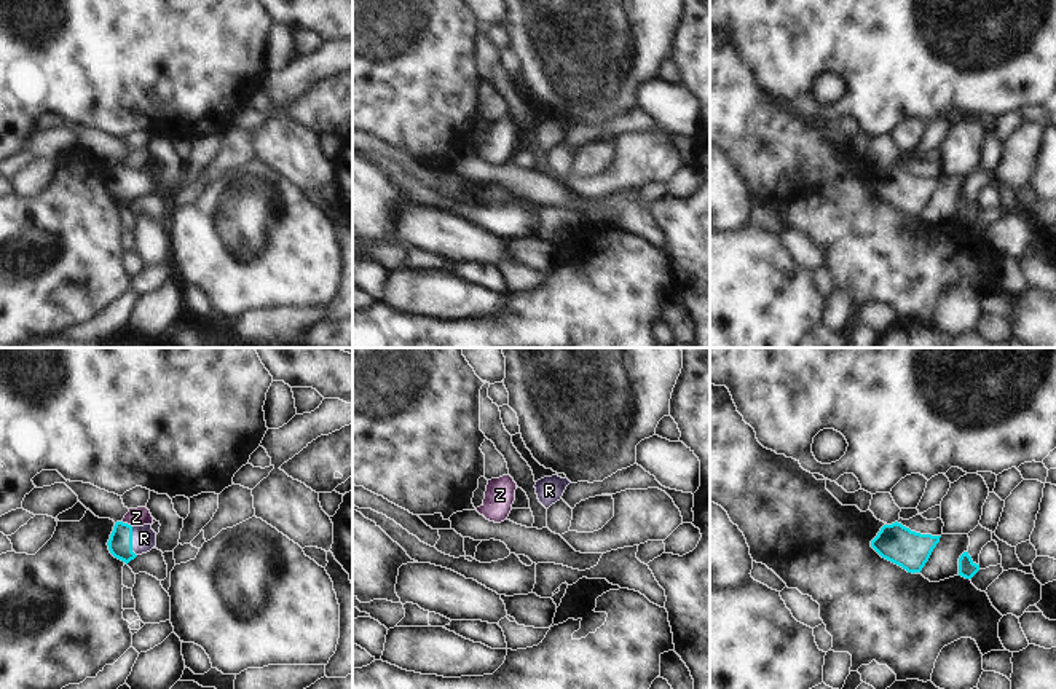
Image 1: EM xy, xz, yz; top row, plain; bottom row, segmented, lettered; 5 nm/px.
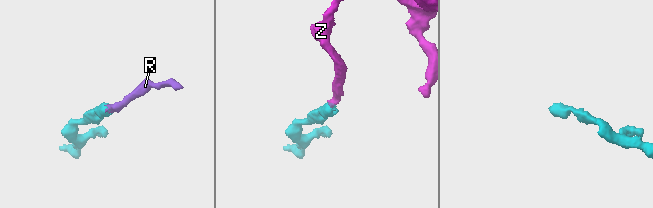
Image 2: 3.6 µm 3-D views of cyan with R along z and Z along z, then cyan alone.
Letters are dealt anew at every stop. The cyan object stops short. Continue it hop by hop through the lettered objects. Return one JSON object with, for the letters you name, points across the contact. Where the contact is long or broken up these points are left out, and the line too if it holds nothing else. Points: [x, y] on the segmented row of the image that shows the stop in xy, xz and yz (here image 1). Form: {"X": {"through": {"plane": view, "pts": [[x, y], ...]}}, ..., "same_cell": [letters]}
{"R": {"through": {"plane": "xy", "pts": [[120, 544], [131, 541], [144, 538]]}}, "same_cell": ["R"]}

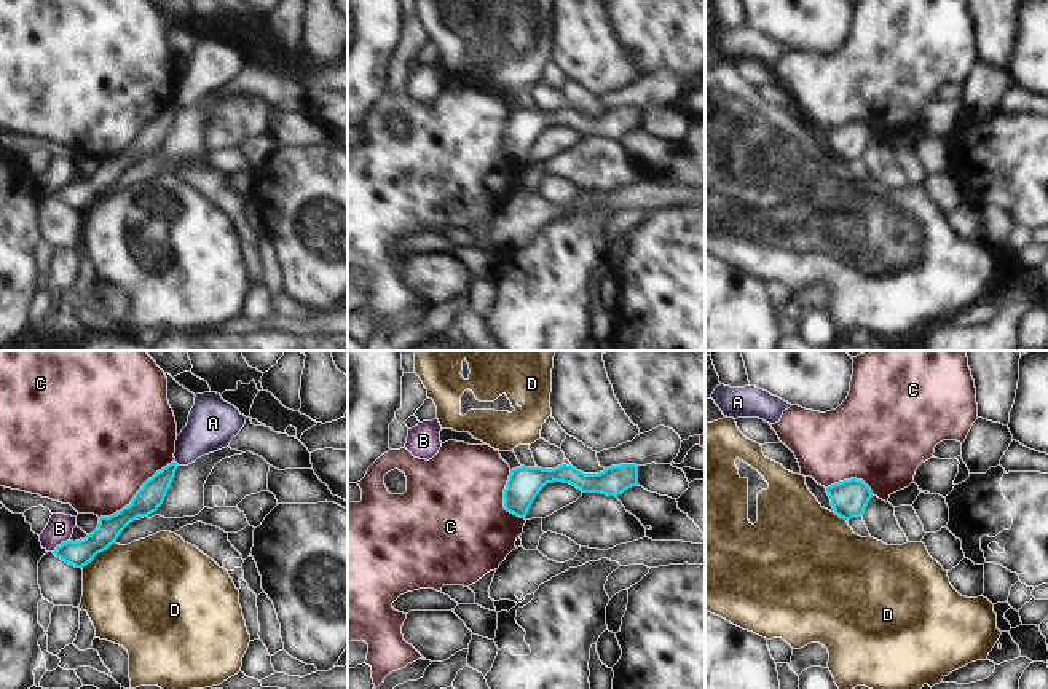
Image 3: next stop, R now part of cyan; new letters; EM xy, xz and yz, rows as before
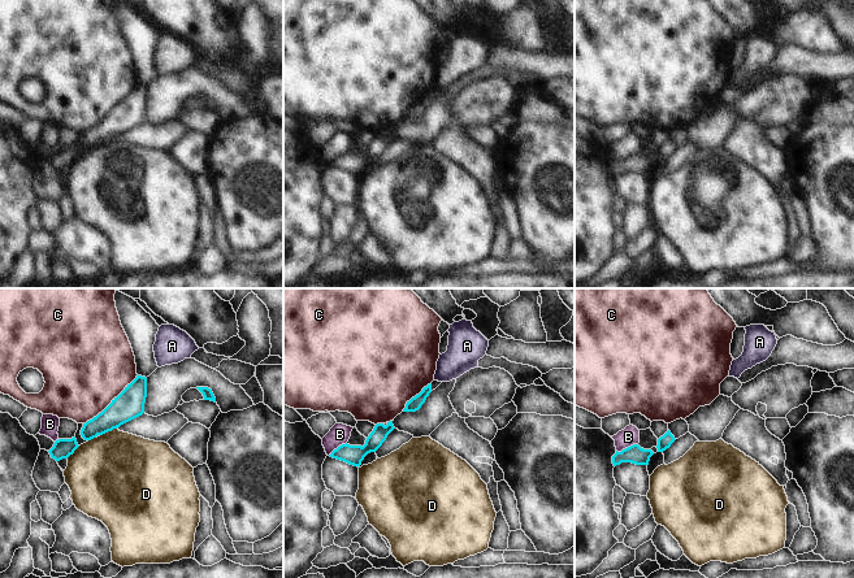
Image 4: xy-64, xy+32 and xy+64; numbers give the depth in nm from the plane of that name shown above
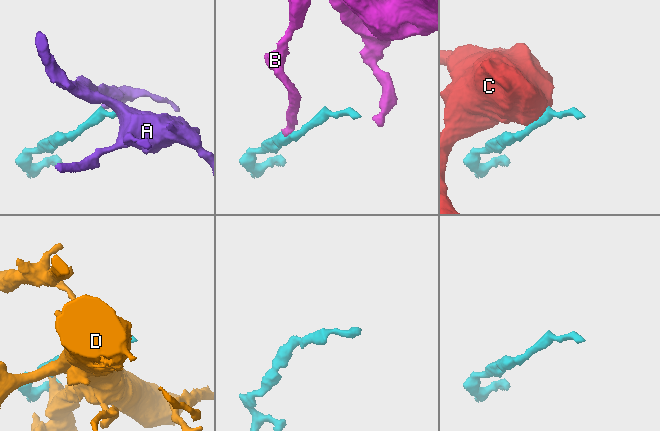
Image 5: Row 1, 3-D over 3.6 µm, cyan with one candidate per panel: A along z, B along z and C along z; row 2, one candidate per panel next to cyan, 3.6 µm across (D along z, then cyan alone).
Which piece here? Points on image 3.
{"same_cell": []}

